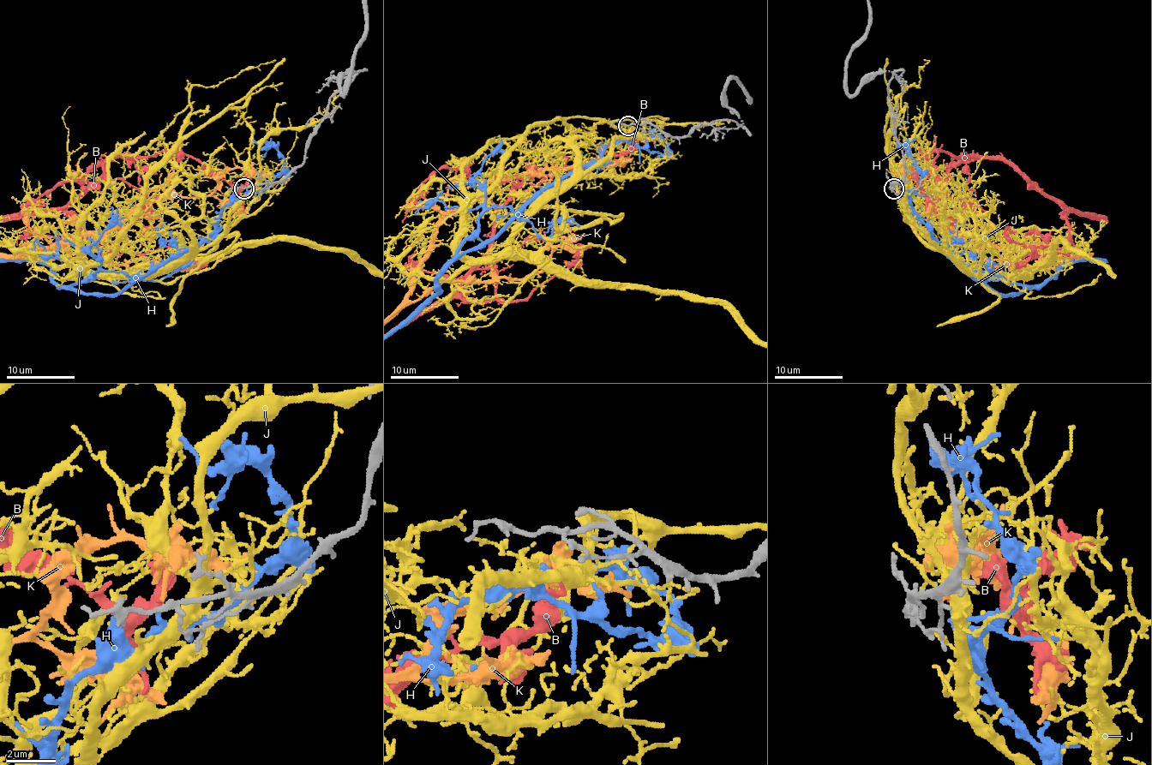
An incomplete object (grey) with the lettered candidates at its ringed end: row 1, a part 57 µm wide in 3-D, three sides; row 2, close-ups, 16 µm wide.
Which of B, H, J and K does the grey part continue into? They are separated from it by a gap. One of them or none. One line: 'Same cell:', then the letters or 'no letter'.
Same cell: no letter

